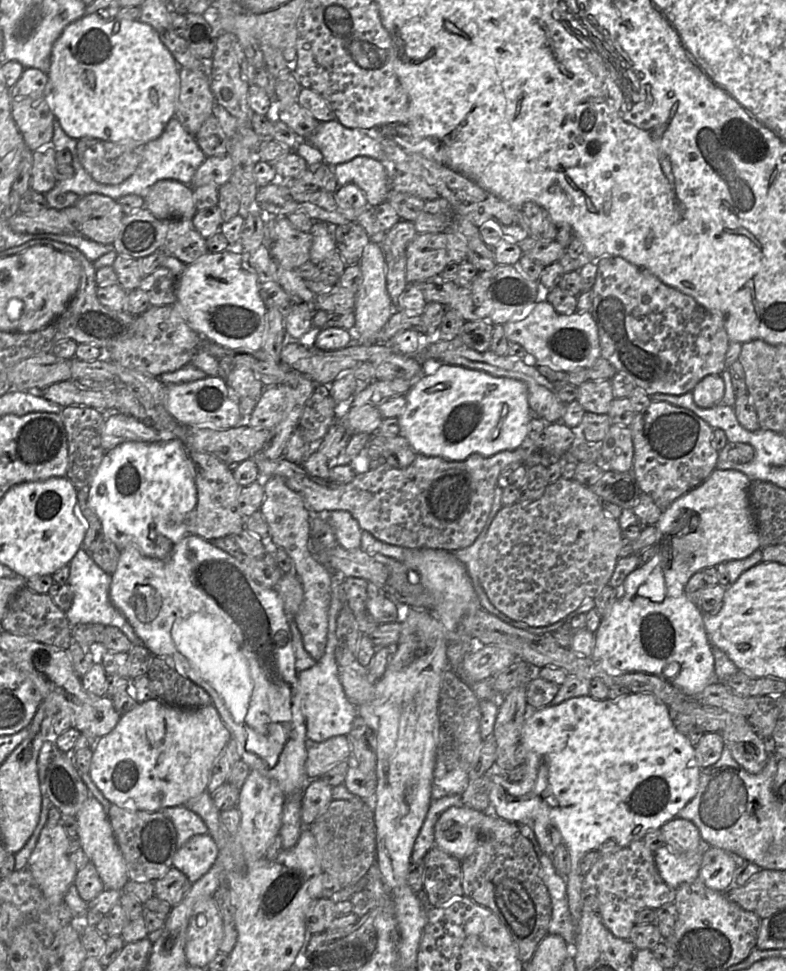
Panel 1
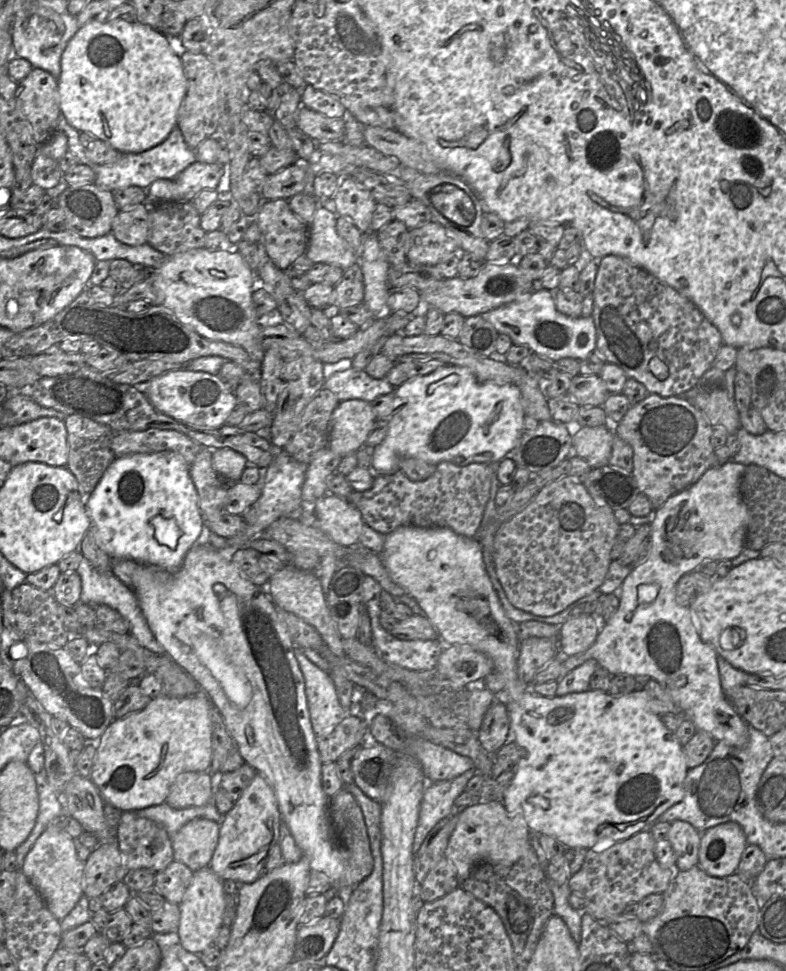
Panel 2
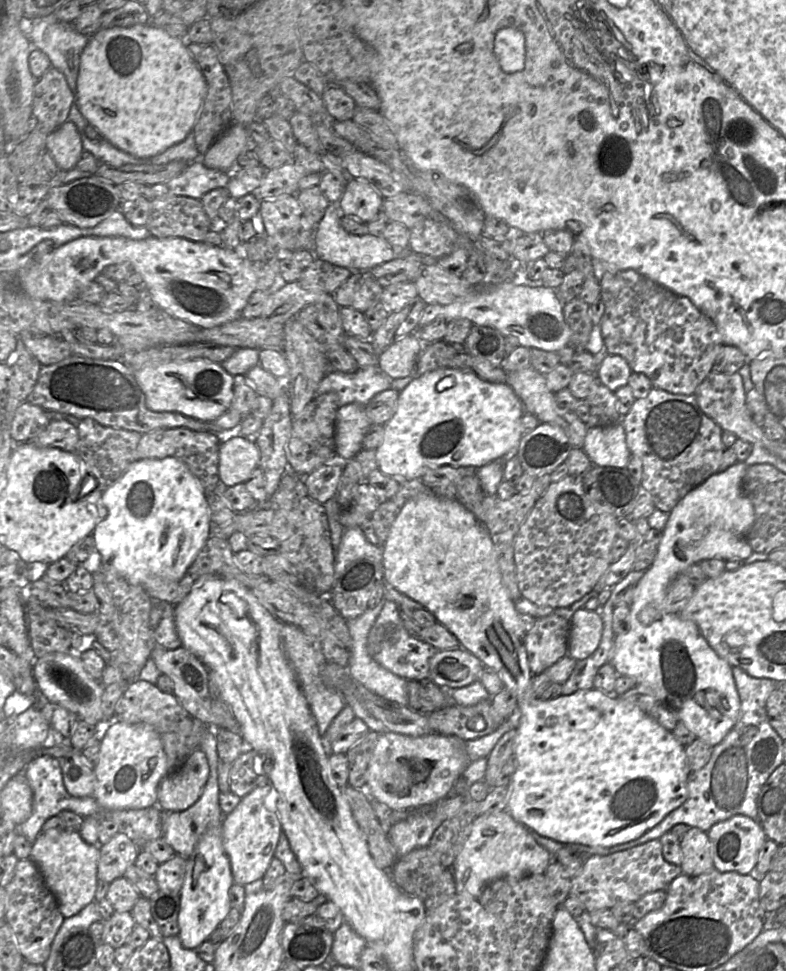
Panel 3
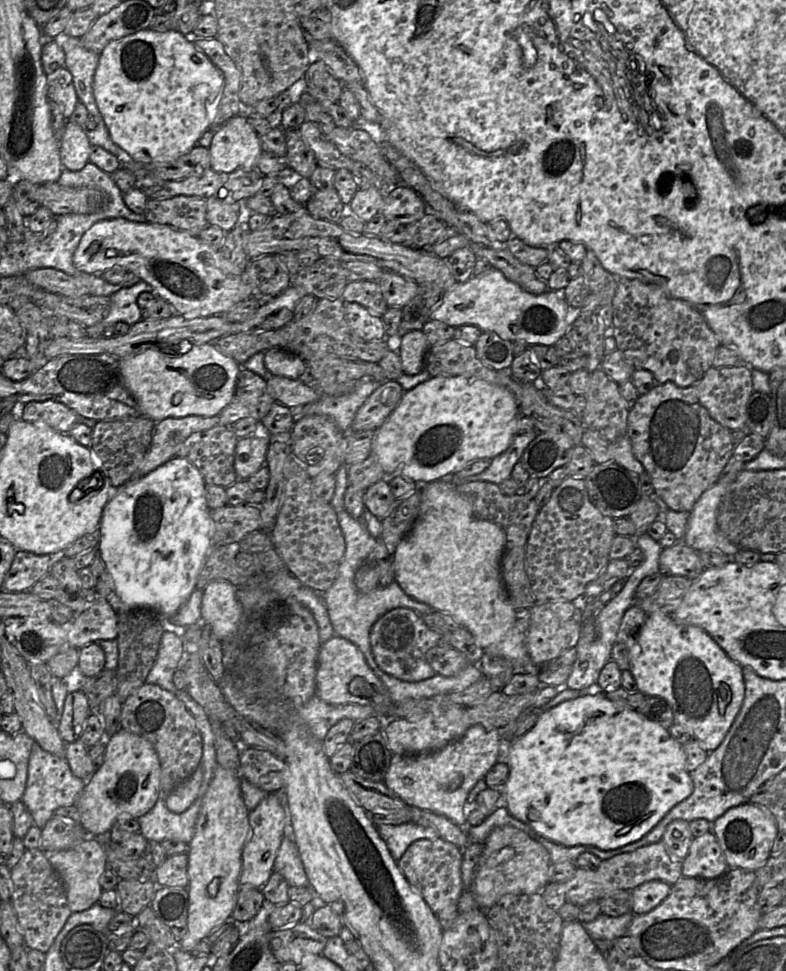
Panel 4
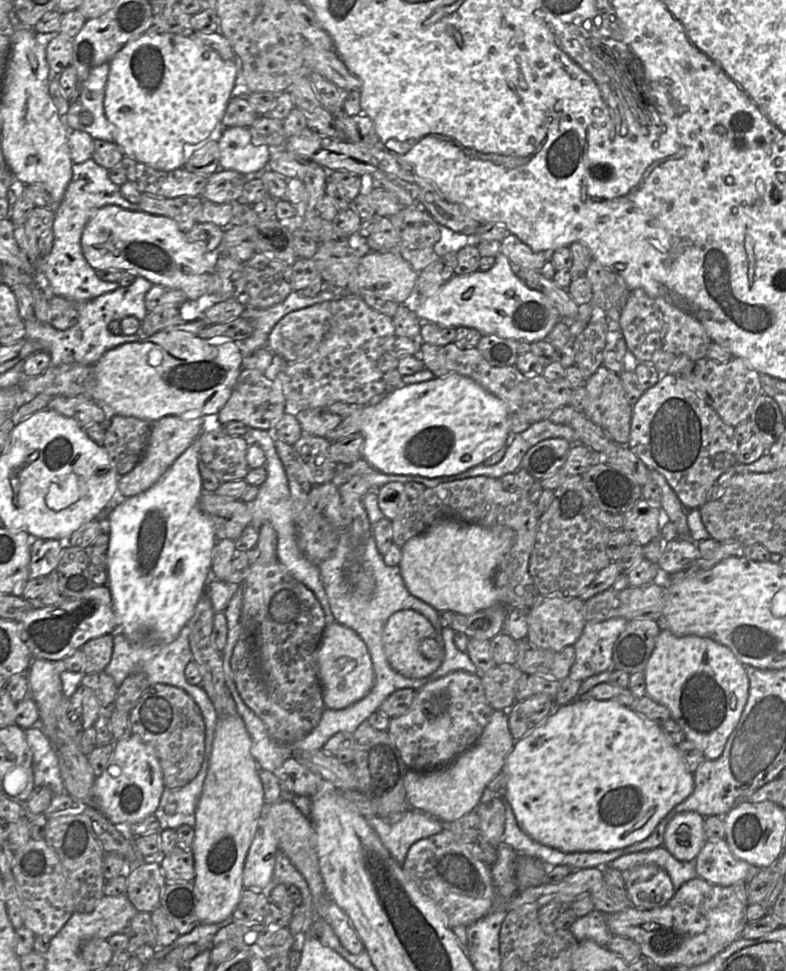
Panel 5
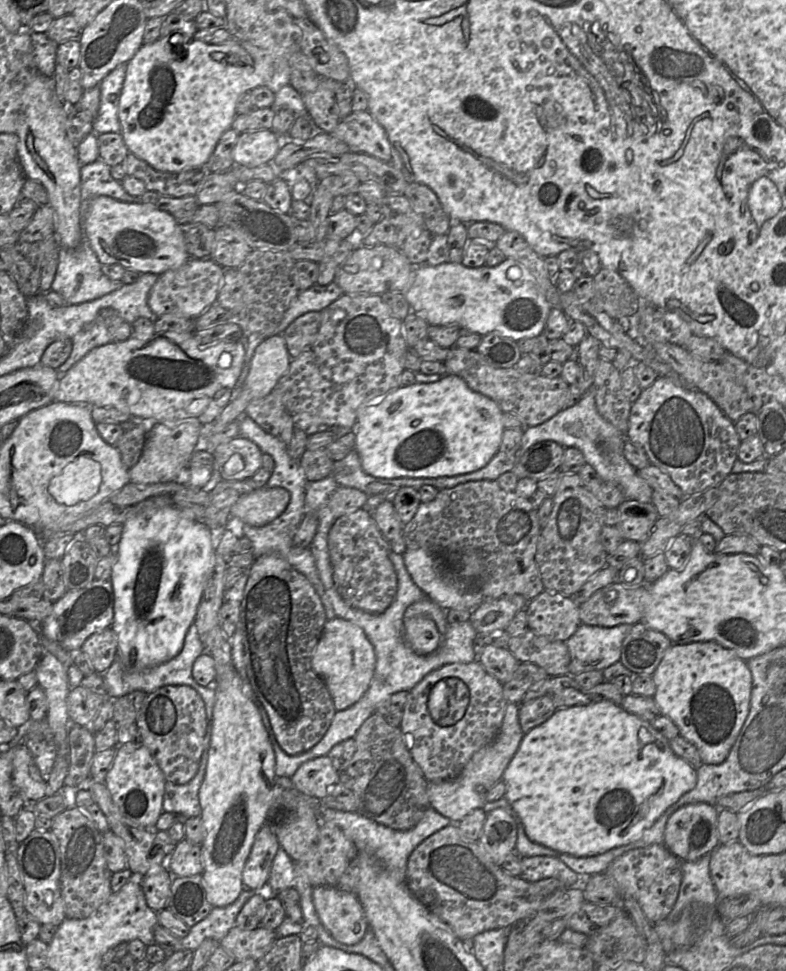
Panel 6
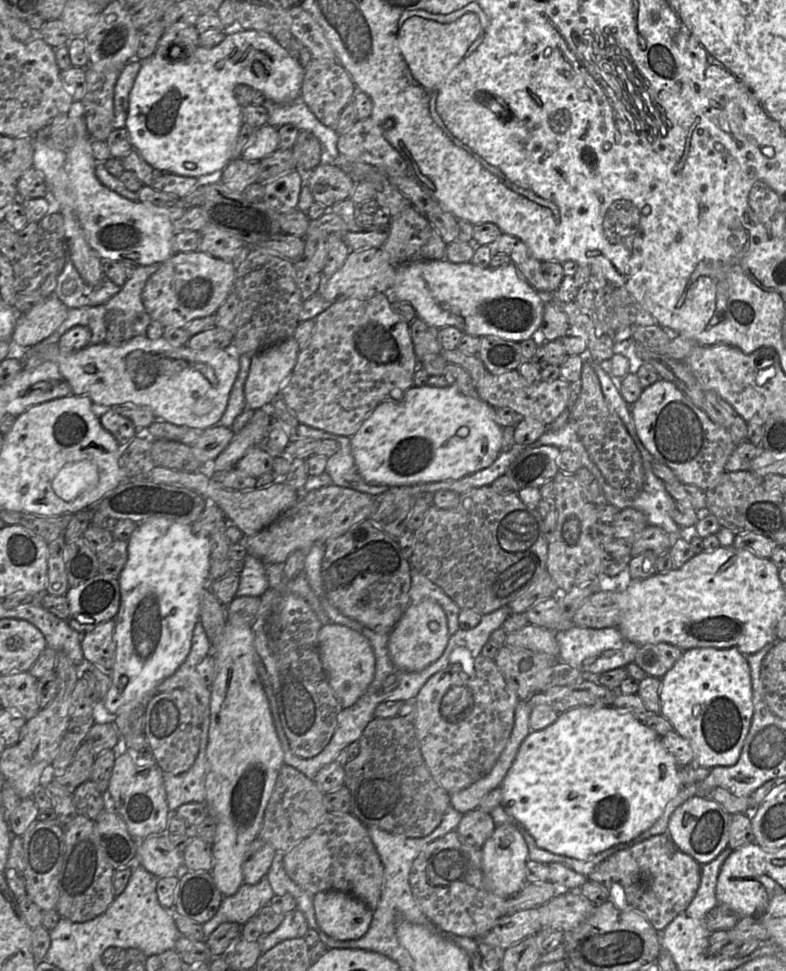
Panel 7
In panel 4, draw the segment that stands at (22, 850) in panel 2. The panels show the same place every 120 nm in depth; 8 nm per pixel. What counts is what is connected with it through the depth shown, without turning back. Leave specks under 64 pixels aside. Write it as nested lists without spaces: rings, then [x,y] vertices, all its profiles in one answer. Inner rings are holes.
[[[34,741],[28,761],[28,774],[25,791],[21,801],[32,814],[34,825],[43,828],[61,806],[76,805],[85,785],[75,777],[65,757],[54,755]]]

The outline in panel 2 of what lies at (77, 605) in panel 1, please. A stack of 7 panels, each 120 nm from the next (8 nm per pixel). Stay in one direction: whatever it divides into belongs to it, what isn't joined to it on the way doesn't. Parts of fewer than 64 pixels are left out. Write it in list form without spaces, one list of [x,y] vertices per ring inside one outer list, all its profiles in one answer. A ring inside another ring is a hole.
[[[84,557],[76,572],[81,579],[80,603],[91,606],[107,605],[116,610],[129,624],[129,632],[144,648],[158,655],[164,655],[165,650],[151,632],[138,604],[137,597],[131,587],[117,579],[112,572],[99,572]]]

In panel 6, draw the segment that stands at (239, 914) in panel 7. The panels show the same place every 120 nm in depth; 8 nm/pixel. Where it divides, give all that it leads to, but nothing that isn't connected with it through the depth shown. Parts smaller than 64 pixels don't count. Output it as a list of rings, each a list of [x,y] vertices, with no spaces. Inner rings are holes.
[[[267,886],[263,891],[253,891],[248,888],[244,888],[240,895],[237,897],[237,899],[232,902],[231,904],[224,906],[224,907],[214,907],[211,912],[200,922],[197,924],[193,925],[190,928],[190,931],[188,935],[184,938],[181,939],[182,946],[184,949],[189,949],[191,951],[196,950],[202,942],[207,939],[207,938],[212,938],[216,941],[221,941],[227,933],[234,927],[236,926],[236,918],[237,915],[239,914],[240,910],[242,909],[243,905],[246,903],[246,901],[256,892],[264,892],[267,891],[268,895],[269,894],[274,894],[270,893]]]

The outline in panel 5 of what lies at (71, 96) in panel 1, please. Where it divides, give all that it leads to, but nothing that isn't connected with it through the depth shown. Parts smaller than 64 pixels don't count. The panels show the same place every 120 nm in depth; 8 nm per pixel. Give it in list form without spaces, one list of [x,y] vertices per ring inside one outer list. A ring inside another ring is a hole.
[[[145,32],[122,47],[110,60],[109,67],[104,111],[114,128],[115,143],[125,156],[162,171],[183,168],[190,156],[209,141],[233,97],[239,71],[236,58],[225,60],[192,35],[172,32]]]

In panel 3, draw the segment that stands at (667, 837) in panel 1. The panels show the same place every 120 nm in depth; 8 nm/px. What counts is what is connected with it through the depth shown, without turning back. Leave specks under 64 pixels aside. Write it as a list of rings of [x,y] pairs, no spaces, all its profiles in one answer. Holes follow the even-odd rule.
[[[690,827],[680,839],[682,861],[679,865],[682,873],[699,876],[714,870],[711,845],[707,832]]]

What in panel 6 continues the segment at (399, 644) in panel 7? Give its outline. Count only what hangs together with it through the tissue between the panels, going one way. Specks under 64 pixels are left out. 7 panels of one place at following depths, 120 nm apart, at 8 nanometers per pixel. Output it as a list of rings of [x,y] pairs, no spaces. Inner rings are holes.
[[[413,617],[404,624],[404,635],[409,646],[420,655],[429,655],[440,645],[440,632],[435,622],[427,617]]]

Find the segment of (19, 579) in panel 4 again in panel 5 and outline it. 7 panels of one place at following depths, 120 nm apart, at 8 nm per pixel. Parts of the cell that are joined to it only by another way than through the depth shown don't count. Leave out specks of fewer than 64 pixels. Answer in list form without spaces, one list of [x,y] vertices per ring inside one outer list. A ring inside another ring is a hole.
[[[32,539],[28,579],[46,577],[53,574],[66,546],[67,540]]]

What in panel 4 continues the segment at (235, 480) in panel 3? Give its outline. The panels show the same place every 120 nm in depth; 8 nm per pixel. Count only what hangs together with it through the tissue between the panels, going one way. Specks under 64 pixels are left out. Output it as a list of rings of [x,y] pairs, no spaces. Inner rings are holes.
[[[262,432],[238,439],[234,469],[239,480],[247,480],[265,465],[267,450],[268,438]]]

